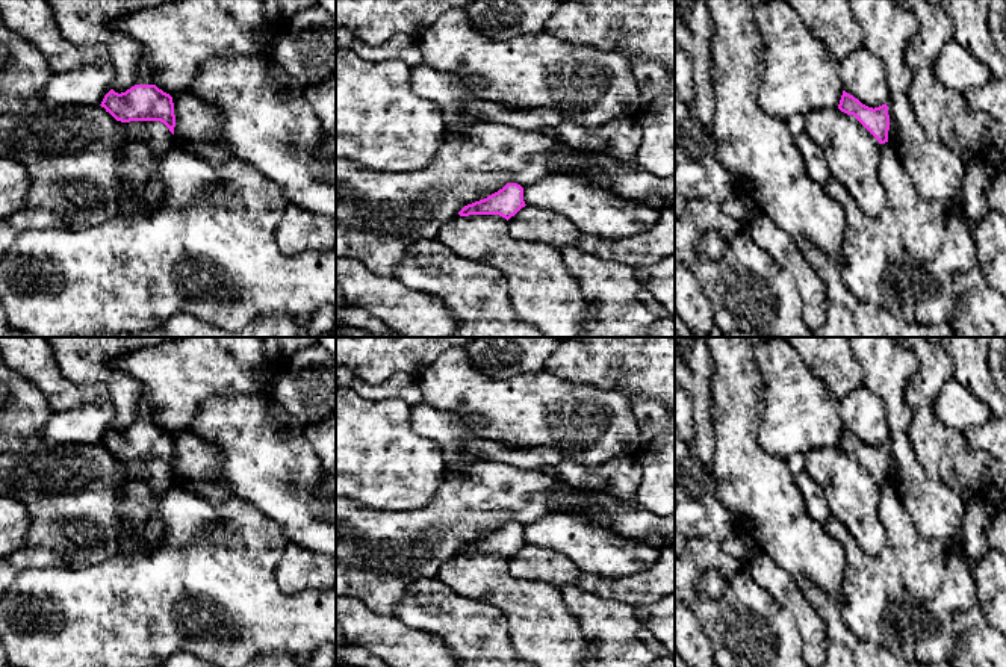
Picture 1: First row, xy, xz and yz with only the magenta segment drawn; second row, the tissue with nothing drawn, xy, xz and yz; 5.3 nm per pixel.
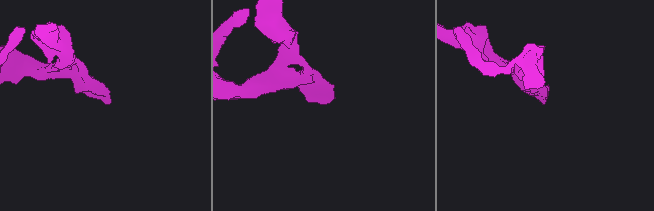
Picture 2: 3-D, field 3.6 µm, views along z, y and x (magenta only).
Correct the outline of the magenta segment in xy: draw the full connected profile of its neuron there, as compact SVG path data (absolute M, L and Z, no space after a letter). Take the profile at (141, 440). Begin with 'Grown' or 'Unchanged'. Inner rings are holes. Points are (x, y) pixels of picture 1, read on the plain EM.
Unchanged. M135 423L121 433L110 428L100 445L116 460L160 460L174 473L175 454L172 436L156 423Z

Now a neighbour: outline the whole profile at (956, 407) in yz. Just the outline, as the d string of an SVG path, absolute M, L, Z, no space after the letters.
M955 378L942 386L933 413L945 427L961 433L982 427L992 417L989 408Z

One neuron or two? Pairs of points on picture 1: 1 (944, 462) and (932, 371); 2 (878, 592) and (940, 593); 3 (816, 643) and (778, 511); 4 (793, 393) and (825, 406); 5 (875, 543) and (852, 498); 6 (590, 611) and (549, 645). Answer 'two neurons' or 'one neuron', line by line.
1: one neuron
2: one neuron
3: two neurons
4: one neuron
5: one neuron
6: two neurons

